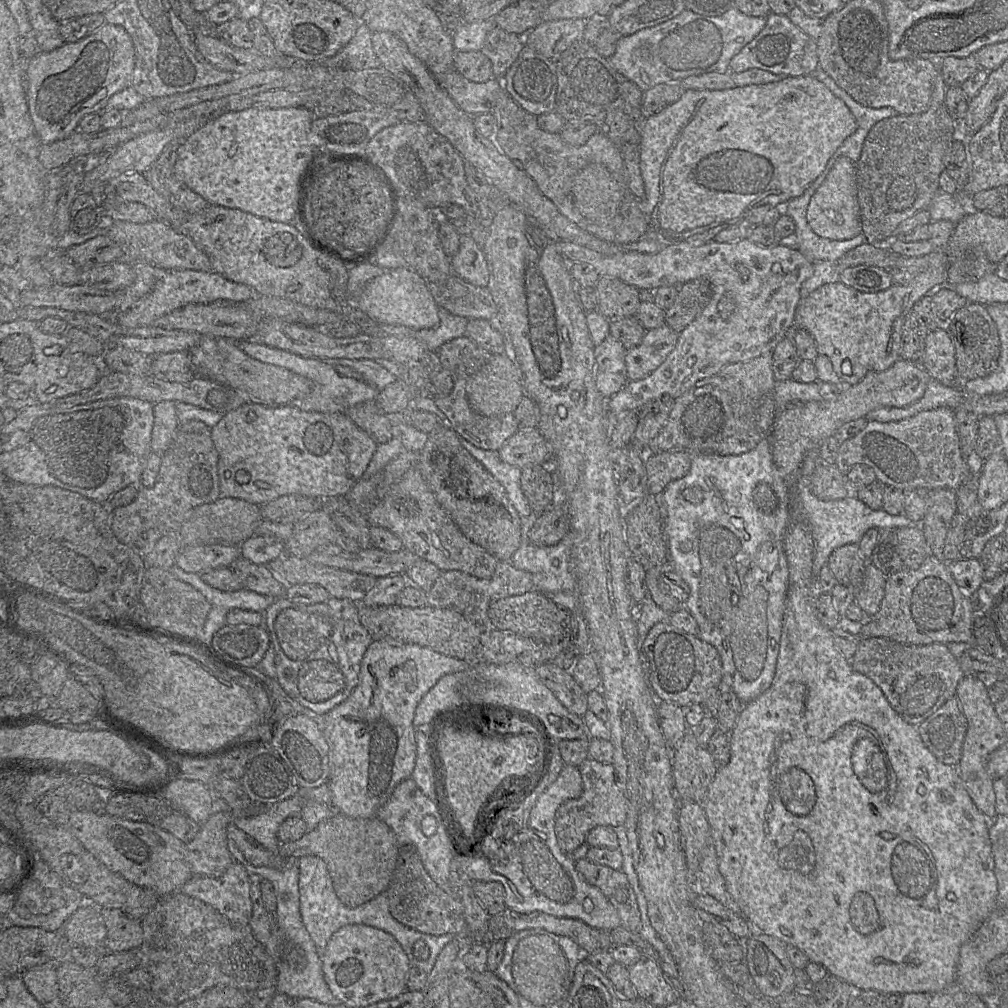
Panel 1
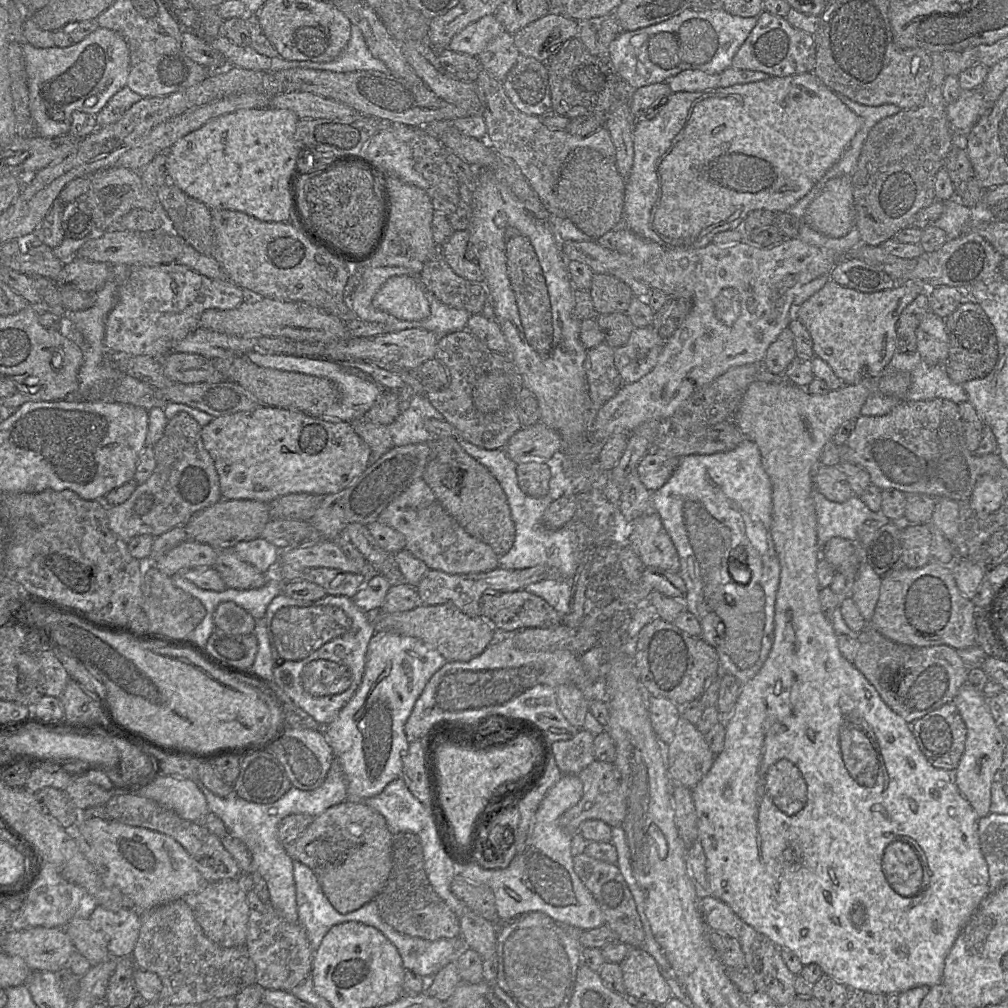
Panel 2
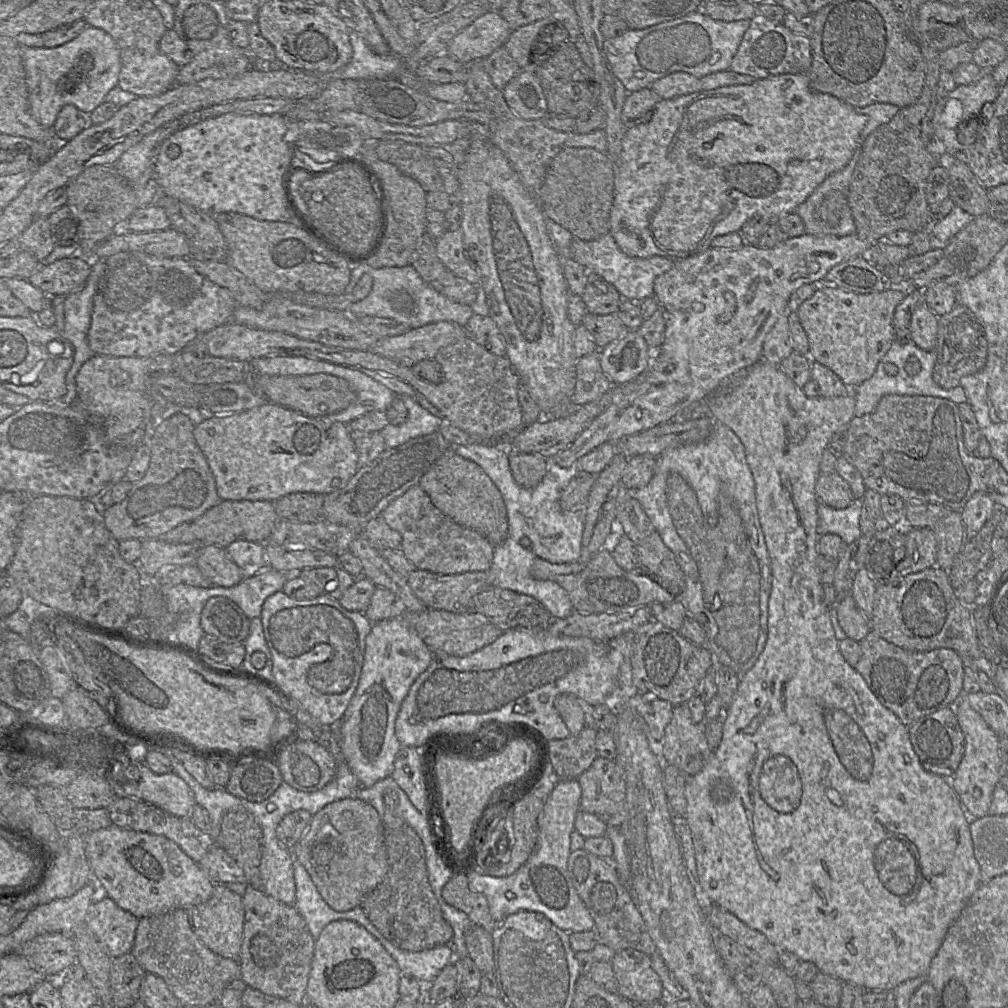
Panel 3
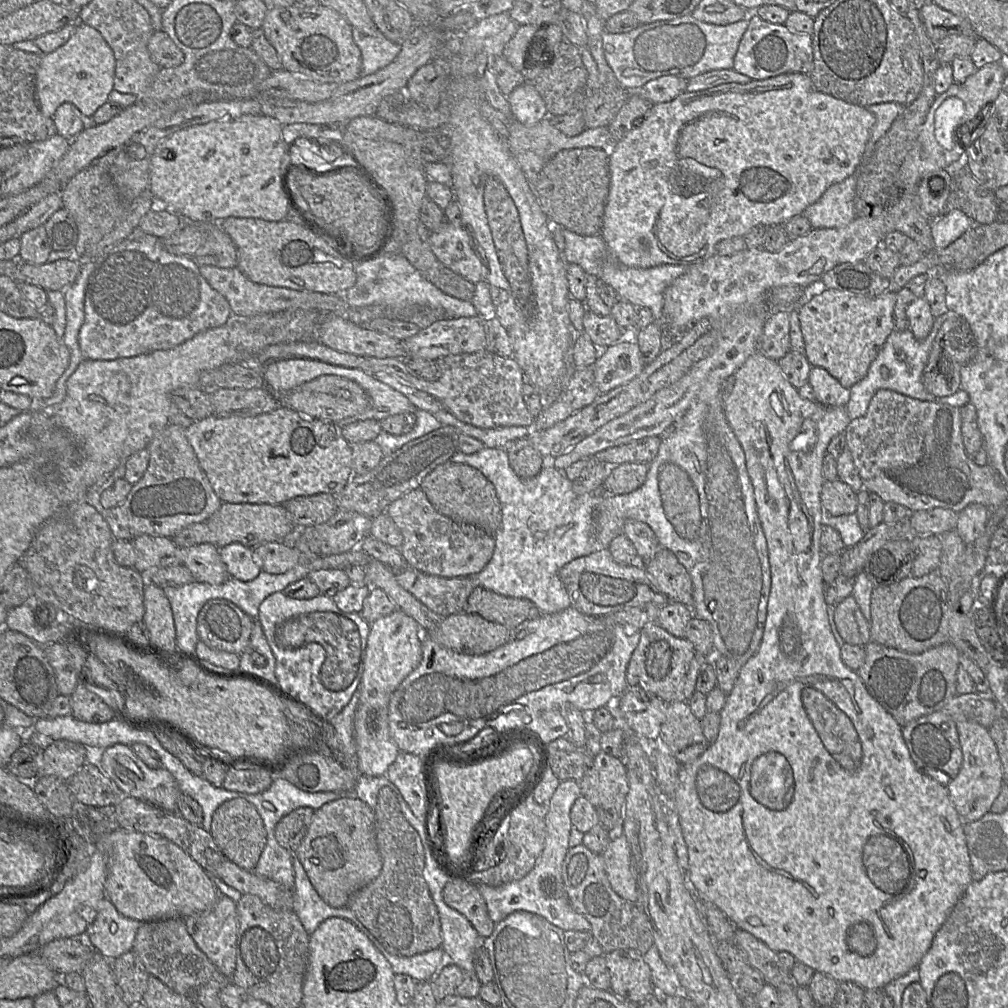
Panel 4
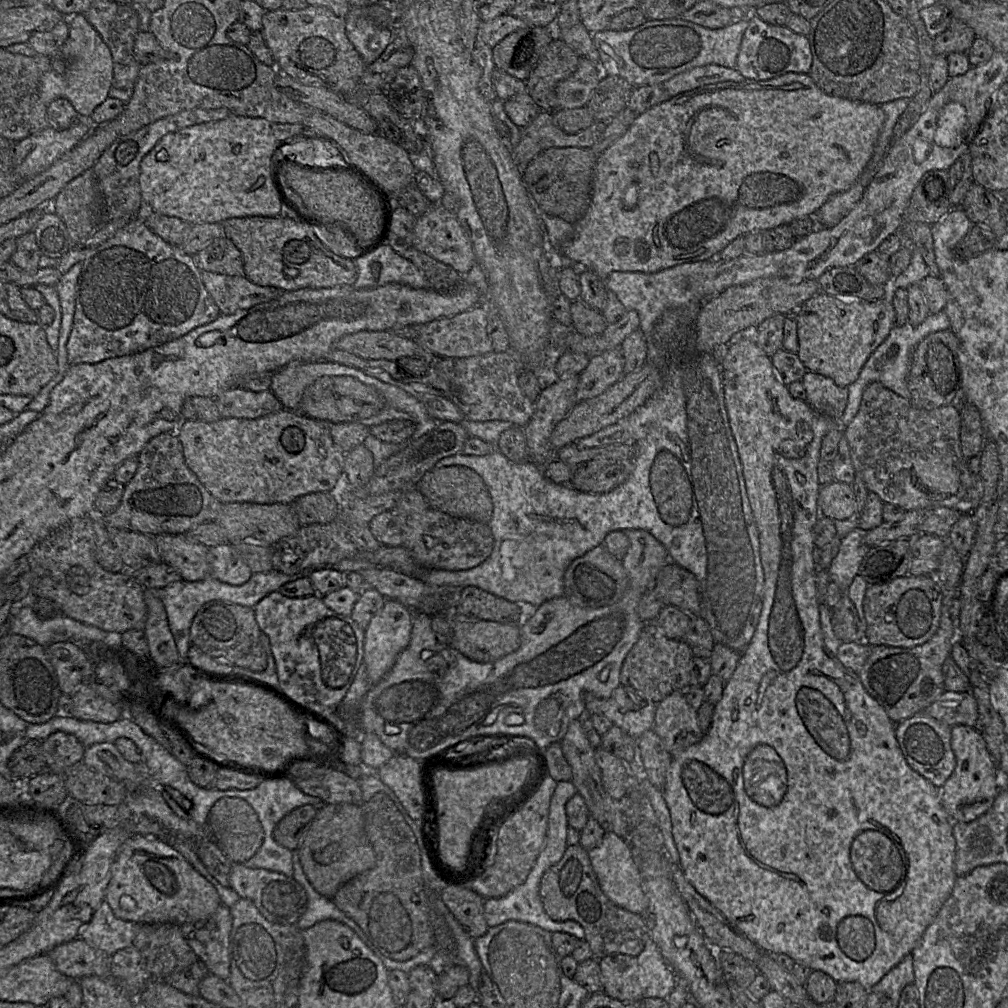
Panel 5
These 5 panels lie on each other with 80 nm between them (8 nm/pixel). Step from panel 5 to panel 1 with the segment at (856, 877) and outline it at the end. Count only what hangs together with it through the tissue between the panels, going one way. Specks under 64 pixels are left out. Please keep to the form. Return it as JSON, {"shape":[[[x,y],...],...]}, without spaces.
{"shape":[[[899,359],[887,370],[869,372],[858,384],[847,386],[834,401],[793,403],[777,412],[767,437],[770,440],[773,462],[789,483],[790,514],[784,539],[789,583],[775,676],[765,692],[743,704],[736,725],[729,733],[730,760],[726,765],[718,767],[704,800],[699,803],[710,825],[711,843],[716,850],[718,869],[724,877],[726,889],[752,930],[774,936],[784,944],[794,945],[809,961],[820,963],[828,973],[847,982],[855,991],[876,990],[885,995],[913,992],[935,994],[955,984],[961,946],[996,908],[998,885],[989,837],[991,821],[971,799],[957,766],[940,762],[929,751],[917,730],[918,726],[904,721],[891,707],[882,690],[870,678],[853,669],[851,662],[836,647],[833,630],[826,628],[817,617],[818,579],[814,579],[812,571],[814,540],[806,515],[798,514],[798,502],[791,489],[799,477],[805,455],[812,450],[819,453],[824,441],[833,436],[843,424],[863,418],[878,408],[901,408],[918,401],[923,397],[930,379],[929,372],[921,365]]]}

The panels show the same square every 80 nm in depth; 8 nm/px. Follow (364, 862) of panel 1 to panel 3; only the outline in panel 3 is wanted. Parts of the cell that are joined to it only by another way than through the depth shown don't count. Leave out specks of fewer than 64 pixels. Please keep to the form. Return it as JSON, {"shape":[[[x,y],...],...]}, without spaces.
{"shape":[[[354,796],[331,802],[312,815],[292,854],[306,869],[325,902],[337,912],[360,906],[388,870],[382,821],[374,807]]]}

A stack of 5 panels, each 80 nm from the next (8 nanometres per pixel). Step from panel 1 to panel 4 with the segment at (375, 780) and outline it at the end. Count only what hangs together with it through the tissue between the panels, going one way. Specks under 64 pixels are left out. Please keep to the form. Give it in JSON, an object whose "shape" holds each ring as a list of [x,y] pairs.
{"shape":[[[400,609],[371,624],[354,715],[354,740],[361,774],[384,775],[400,752],[389,732],[388,703],[393,691],[422,659],[422,631],[418,623]]]}

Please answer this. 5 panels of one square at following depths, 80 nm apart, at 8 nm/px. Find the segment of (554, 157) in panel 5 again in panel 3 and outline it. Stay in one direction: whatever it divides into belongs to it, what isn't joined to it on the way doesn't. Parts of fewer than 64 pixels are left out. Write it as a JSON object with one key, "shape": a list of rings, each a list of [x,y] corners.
{"shape":[[[570,147],[560,151],[549,167],[538,192],[538,201],[547,218],[567,229],[575,238],[591,241],[609,232],[614,185],[614,163],[607,152],[591,147]]]}

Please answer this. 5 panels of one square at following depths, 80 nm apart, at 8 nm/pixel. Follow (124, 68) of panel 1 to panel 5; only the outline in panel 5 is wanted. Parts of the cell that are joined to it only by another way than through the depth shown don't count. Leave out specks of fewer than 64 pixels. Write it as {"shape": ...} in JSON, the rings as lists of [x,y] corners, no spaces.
{"shape":[[[83,14],[68,18],[69,35],[60,55],[67,61],[67,70],[58,73],[47,70],[40,81],[41,101],[47,106],[58,98],[67,99],[80,117],[89,118],[94,109],[109,97],[113,86],[113,62],[109,47]]]}

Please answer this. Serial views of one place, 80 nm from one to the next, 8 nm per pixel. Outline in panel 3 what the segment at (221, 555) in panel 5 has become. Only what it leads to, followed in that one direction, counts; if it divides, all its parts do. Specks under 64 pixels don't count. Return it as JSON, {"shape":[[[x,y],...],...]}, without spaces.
{"shape":[[[235,541],[225,548],[229,558],[241,569],[244,578],[268,568],[263,543]]]}

